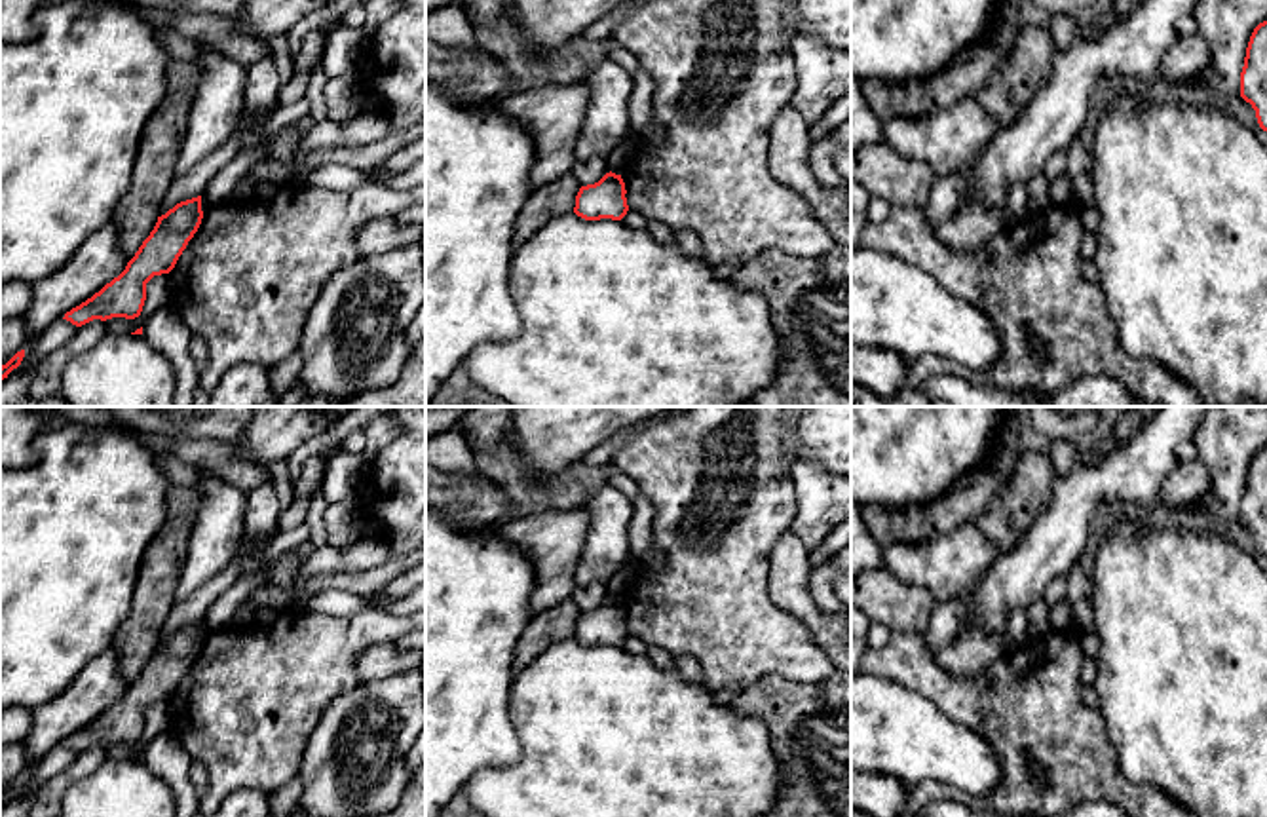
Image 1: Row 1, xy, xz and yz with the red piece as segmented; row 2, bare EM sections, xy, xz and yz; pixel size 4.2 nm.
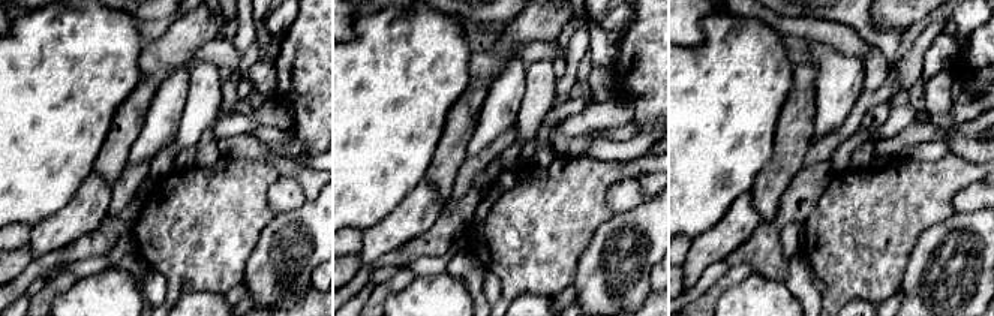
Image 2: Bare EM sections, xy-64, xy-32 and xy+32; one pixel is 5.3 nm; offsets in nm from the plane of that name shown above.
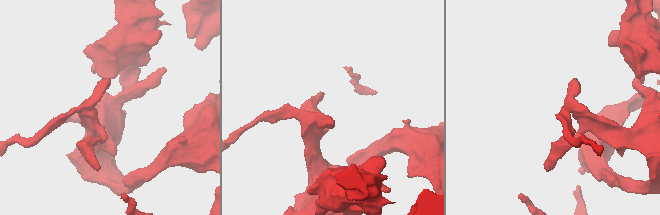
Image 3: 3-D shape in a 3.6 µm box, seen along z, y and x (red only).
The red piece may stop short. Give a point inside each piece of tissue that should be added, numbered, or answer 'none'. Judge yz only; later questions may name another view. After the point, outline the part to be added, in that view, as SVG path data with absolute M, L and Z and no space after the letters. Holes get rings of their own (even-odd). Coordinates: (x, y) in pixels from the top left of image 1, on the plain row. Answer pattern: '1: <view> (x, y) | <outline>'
none

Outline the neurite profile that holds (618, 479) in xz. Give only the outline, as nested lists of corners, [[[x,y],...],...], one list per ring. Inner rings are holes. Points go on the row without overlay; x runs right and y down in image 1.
[[[612,464],[608,466],[608,484],[617,488],[629,500],[640,496],[638,484]]]

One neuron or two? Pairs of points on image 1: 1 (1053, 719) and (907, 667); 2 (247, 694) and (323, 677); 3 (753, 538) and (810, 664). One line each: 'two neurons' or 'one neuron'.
1: one neuron
2: one neuron
3: one neuron

